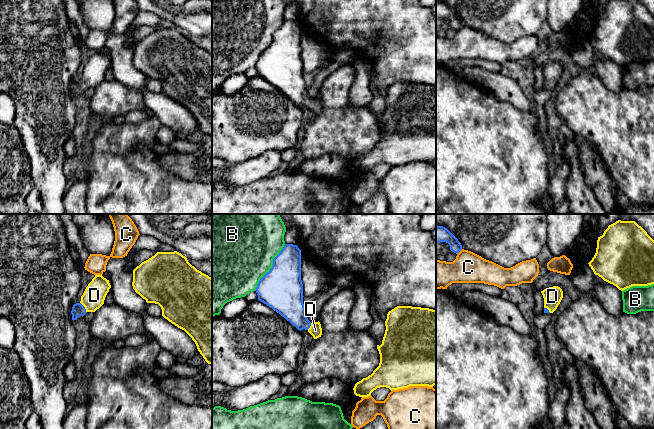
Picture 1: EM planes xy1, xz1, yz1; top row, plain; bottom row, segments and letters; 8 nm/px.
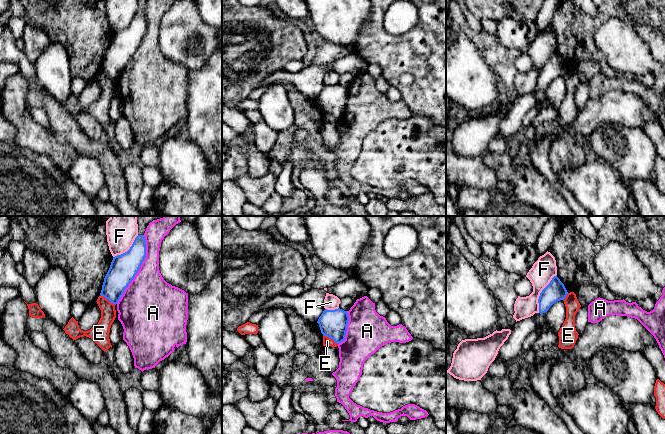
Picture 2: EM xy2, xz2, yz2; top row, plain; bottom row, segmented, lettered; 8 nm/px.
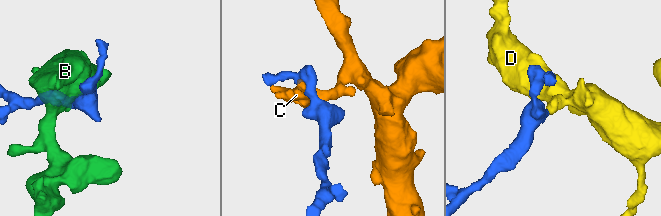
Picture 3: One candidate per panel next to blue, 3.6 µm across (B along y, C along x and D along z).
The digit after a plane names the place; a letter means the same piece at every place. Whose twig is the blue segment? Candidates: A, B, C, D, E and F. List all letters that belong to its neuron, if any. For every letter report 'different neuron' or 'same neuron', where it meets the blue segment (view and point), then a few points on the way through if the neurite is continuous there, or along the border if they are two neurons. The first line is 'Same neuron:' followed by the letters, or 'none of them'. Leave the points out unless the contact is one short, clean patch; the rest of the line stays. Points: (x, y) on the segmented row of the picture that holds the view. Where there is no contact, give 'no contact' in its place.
Same neuron: D
A: different neuron; contact xy2 (138, 269)
B: different neuron; contact xz1 (272, 267)
C: different neuron; contact yz1 (459, 251)
D: same neuron; contact xy1 (84, 307); way xy1 (78, 309), (84, 307), (94, 295)
E: different neuron; contact xz2 (330, 337); border xz2 (323, 335), (331, 338), (337, 344)
F: different neuron; contact yz2 (540, 293)

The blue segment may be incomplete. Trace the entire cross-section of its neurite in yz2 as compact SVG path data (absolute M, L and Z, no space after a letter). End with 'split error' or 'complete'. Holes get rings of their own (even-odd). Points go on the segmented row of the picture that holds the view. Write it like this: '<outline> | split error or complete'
M556 276L552 278L550 283L540 293L539 313L543 314L549 310L549 308L557 301L564 300L568 292L564 284Z | complete

